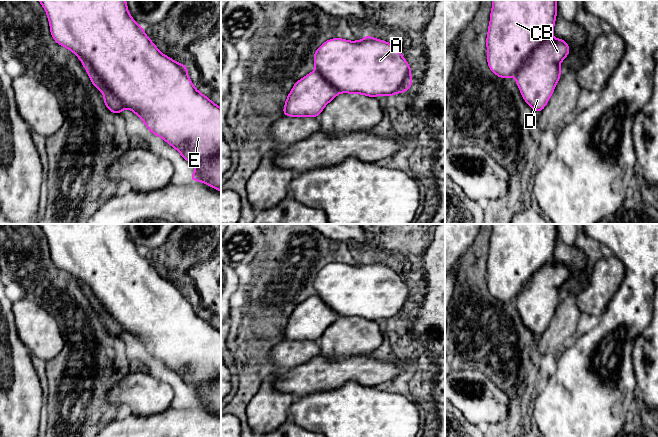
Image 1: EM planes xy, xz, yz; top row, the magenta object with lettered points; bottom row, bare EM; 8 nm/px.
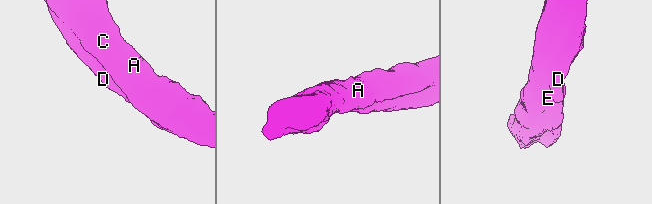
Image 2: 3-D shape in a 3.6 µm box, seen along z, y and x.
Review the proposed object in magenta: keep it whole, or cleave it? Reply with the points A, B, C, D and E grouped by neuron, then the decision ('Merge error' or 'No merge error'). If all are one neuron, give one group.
Groups: A B C D E. No merge error

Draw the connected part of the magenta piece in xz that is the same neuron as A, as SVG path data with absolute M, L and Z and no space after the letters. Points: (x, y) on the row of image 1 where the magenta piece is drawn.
M368 34L363 40L348 41L342 38L333 38L324 42L314 53L316 69L298 80L286 98L283 108L284 116L291 117L318 117L324 107L339 93L362 94L369 97L386 95L393 97L395 93L404 93L412 85L411 72L406 59L391 43L375 39Z

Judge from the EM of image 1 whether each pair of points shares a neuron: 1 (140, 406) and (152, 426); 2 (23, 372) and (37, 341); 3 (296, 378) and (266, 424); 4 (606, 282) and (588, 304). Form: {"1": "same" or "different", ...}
{"1": "different", "2": "different", "3": "different", "4": "same"}

